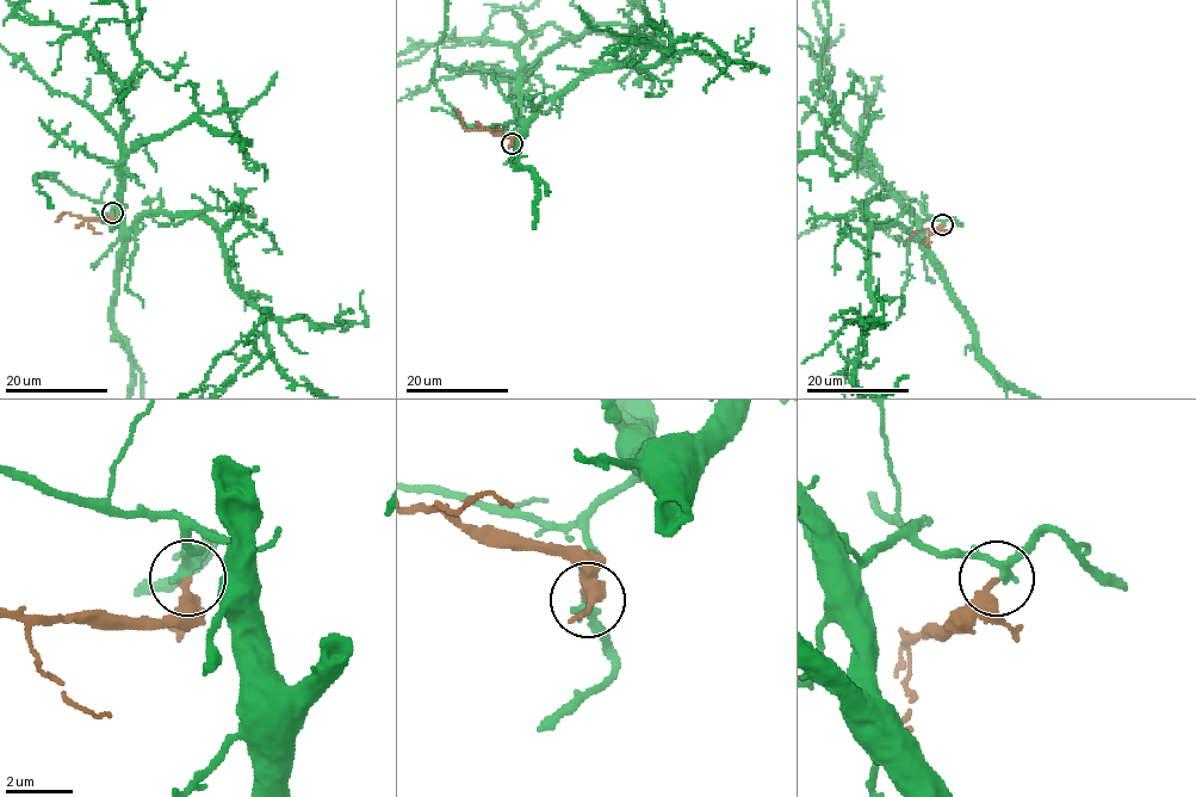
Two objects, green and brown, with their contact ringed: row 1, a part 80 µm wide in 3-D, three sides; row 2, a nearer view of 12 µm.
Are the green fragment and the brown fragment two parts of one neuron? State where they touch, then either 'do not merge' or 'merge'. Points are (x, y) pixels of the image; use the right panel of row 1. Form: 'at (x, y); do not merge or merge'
at (942, 224); do not merge

